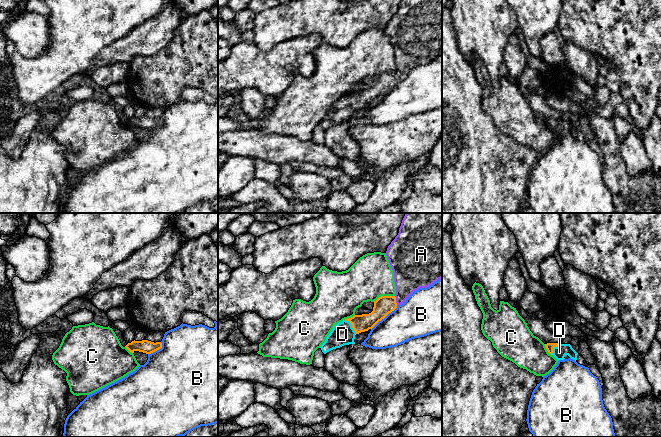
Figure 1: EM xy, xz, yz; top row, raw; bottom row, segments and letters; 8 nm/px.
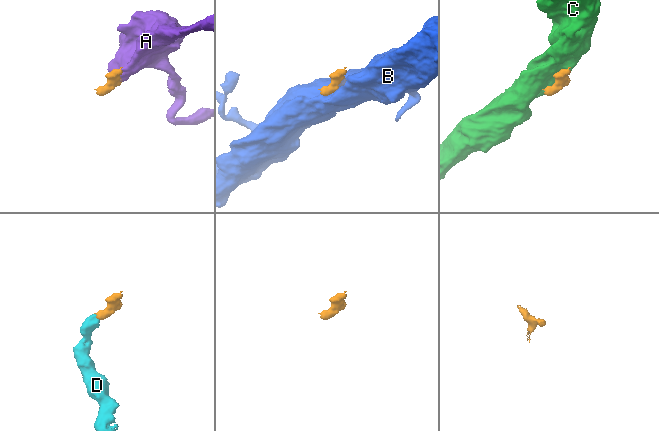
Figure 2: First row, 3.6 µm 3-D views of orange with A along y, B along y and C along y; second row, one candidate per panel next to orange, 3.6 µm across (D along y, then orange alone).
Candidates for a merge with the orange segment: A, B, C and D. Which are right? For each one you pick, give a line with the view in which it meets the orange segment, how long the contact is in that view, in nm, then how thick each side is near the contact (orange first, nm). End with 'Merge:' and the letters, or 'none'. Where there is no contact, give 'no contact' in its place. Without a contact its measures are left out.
A: xz | 80 nm | 150/280 nm
D: xz | 150 nm | 140/180 nm
Merge: A, D

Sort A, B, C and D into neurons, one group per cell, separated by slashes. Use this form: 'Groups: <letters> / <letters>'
Groups: A D / B / C

